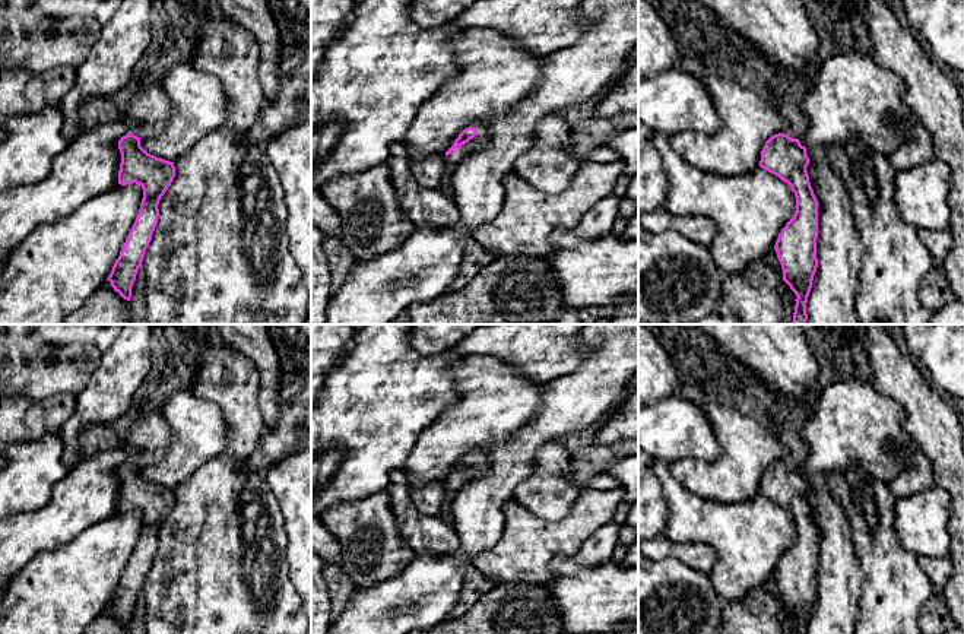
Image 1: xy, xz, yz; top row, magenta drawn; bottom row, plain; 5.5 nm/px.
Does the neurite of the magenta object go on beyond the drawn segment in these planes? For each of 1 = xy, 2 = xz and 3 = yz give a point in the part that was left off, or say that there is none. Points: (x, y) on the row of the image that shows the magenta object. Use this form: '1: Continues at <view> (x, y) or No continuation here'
1: Continues at xy (149, 111)
2: Continues at xz (479, 140)
3: Continues at yz (796, 121)

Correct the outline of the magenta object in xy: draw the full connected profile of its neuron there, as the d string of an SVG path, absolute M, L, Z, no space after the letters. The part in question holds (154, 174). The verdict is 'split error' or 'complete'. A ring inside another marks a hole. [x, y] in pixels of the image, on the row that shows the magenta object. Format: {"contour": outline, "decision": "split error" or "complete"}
{"contour": "M161 80L142 86L126 114L126 118L136 126L118 140L121 153L118 184L136 183L143 188L136 221L107 279L114 291L127 301L131 298L131 286L158 224L159 200L175 177L174 162L148 153L140 146L140 140L158 136L165 130L169 110L169 99Z", "decision": "split error"}

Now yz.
{"contour": "M770 85L768 91L771 104L787 127L765 142L760 167L787 183L796 197L796 212L779 234L774 250L783 269L783 280L797 297L793 324L806 324L806 302L818 267L818 200L806 171L806 148L799 142L808 130L808 120L800 107L786 101L780 89Z", "decision": "split error"}

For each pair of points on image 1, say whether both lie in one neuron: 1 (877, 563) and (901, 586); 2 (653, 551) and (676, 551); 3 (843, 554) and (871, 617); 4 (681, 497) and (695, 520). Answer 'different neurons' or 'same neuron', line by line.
1: same neuron
2: same neuron
3: different neurons
4: same neuron

